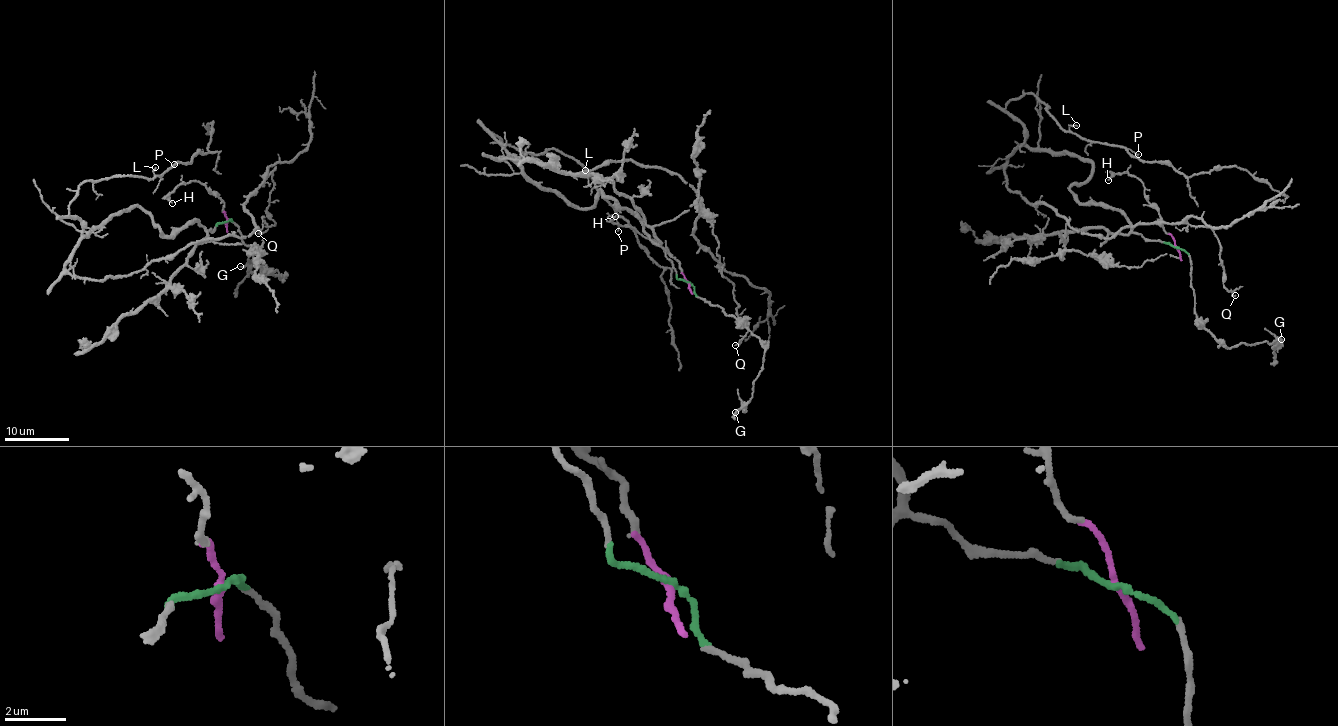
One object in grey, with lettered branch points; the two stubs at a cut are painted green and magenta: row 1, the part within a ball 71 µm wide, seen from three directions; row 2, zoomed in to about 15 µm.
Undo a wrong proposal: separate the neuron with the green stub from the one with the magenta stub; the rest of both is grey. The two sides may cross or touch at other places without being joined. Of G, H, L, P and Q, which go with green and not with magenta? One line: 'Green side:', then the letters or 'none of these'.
Green side: G, L, P, Q

